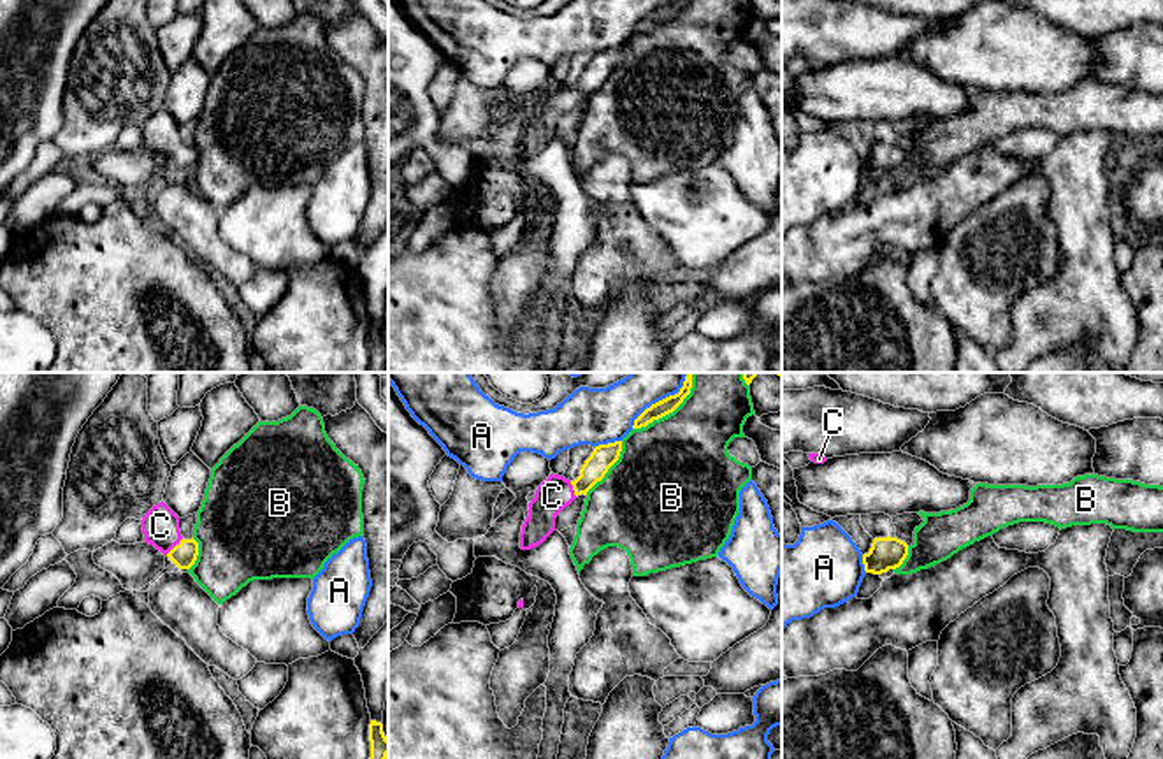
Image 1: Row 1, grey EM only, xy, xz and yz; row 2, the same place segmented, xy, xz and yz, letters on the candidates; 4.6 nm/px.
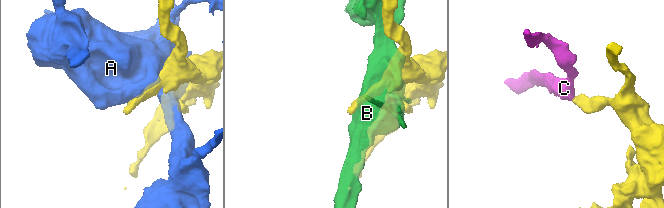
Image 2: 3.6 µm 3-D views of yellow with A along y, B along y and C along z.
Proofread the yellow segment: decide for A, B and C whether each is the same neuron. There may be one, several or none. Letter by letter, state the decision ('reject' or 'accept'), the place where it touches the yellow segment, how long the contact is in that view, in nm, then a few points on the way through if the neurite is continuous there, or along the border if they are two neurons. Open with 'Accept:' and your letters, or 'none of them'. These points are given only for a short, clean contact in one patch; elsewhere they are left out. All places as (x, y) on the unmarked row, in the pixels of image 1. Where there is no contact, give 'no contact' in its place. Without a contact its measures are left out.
Accept: C
A: reject; contact xz (652, 11); length 260 nm
B: reject; contact xz (661, 23); length 300 nm
C: accept; contact xy (176, 151); length 120 nm; way xy (185, 160), (176, 151), (160, 132)

